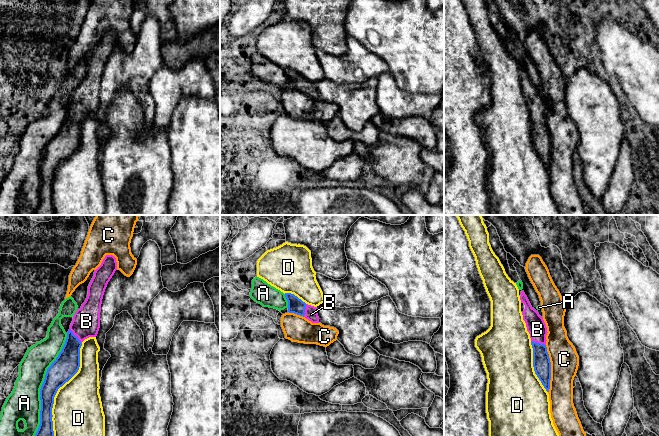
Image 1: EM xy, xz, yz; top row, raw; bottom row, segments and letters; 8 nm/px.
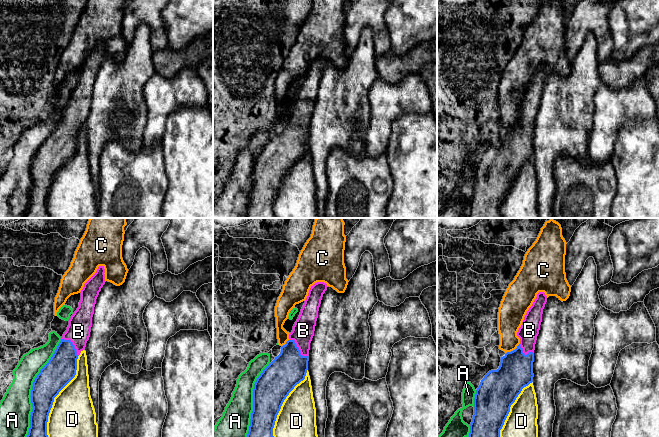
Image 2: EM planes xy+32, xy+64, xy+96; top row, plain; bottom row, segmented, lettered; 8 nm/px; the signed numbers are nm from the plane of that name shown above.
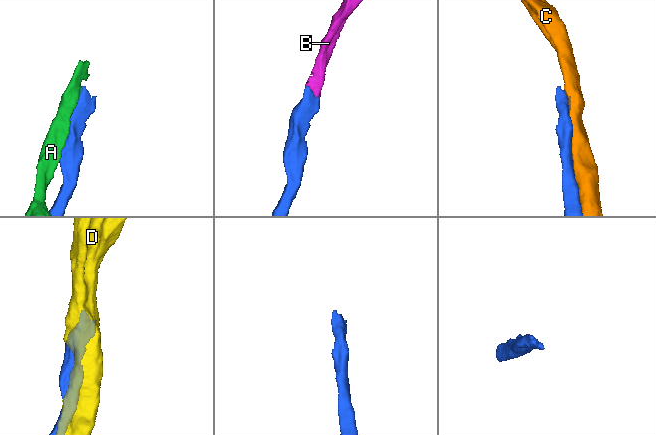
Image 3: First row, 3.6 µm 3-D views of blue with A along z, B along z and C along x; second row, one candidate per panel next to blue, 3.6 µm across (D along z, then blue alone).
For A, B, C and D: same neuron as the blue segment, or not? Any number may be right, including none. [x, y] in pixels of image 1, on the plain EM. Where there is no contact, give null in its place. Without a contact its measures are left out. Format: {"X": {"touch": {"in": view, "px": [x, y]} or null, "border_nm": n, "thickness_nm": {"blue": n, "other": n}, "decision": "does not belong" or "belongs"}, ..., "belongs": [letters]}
{"A": {"touch": {"in": "xy", "px": [41, 162]}, "border_nm": 900, "thickness_nm": {"blue": 200, "other": 260}, "decision": "does not belong"}, "B": {"touch": {"in": "xy", "px": [76, 112]}, "border_nm": 160, "thickness_nm": {"blue": 200, "other": 220}, "decision": "belongs"}, "C": {"touch": {"in": "yz", "px": [550, 145]}, "border_nm": 380, "thickness_nm": {"blue": 140, "other": 220}, "decision": "does not belong"}, "D": {"touch": {"in": "xy", "px": [57, 166]}, "border_nm": 800, "thickness_nm": {"blue": 200, "other": 400}, "decision": "does not belong"}, "belongs": ["B"]}

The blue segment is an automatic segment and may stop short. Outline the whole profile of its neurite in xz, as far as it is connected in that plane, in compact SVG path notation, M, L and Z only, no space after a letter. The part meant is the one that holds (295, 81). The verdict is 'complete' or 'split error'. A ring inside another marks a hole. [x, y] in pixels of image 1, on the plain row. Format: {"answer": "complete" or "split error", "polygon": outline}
{"answer": "split error", "polygon": "M285 69L285 73L288 77L288 88L294 89L305 93L312 99L319 99L319 93L317 90L317 84L306 80L297 72L291 69Z"}

